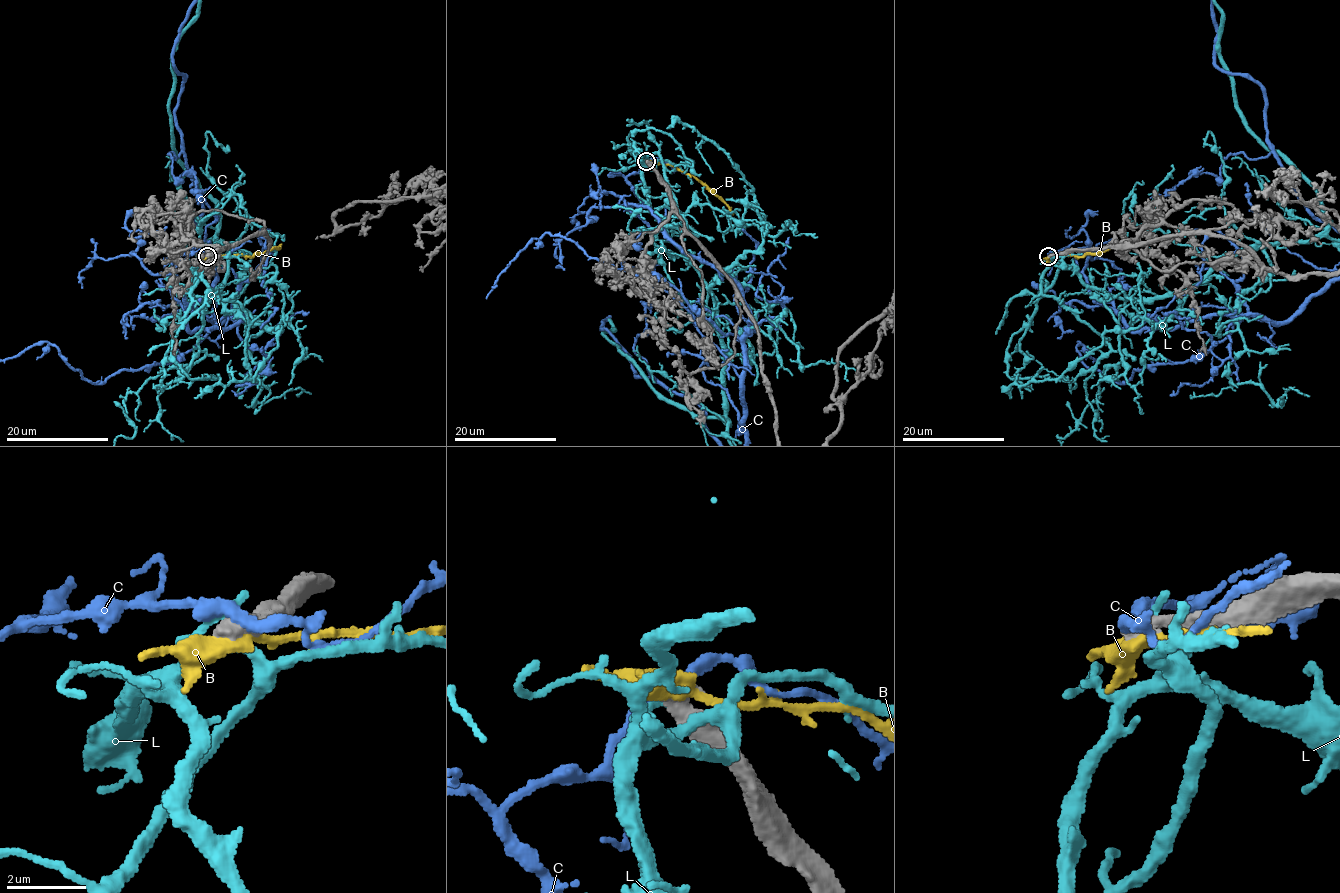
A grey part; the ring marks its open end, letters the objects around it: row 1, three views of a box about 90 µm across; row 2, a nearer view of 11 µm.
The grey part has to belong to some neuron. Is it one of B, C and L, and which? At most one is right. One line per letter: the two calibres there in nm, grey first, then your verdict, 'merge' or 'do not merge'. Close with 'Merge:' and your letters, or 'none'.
B: calibres 500 and 400 nm; do not merge
C: calibres 500 and 360 nm; do not merge
L: calibres 550 and 140 nm; do not merge
Merge: none

